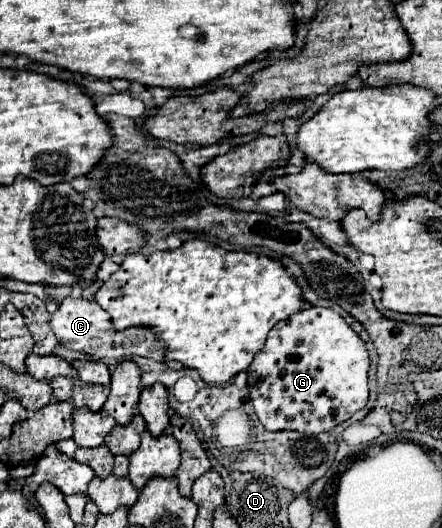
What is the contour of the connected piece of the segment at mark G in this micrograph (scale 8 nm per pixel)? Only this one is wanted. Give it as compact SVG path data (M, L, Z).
M308 307L292 315L288 321L278 323L266 339L264 351L260 351L252 367L248 369L248 387L254 411L268 431L300 431L316 435L330 431L336 425L348 421L356 411L368 403L368 369L370 355L366 343L352 331L352 327L332 309Z

